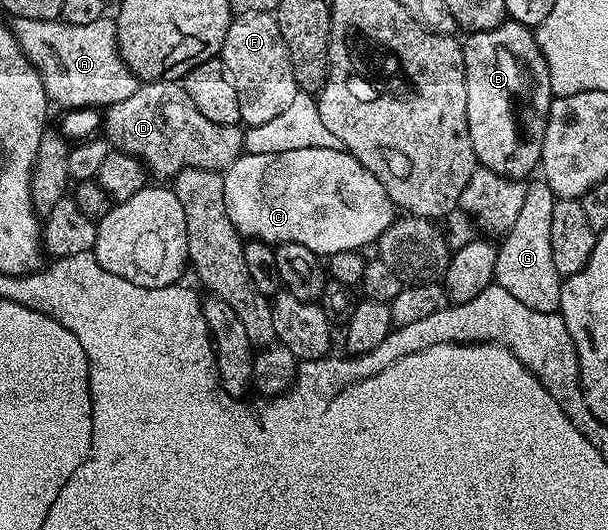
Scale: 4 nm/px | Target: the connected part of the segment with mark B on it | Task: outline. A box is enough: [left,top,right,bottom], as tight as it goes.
[462,18,553,181]

